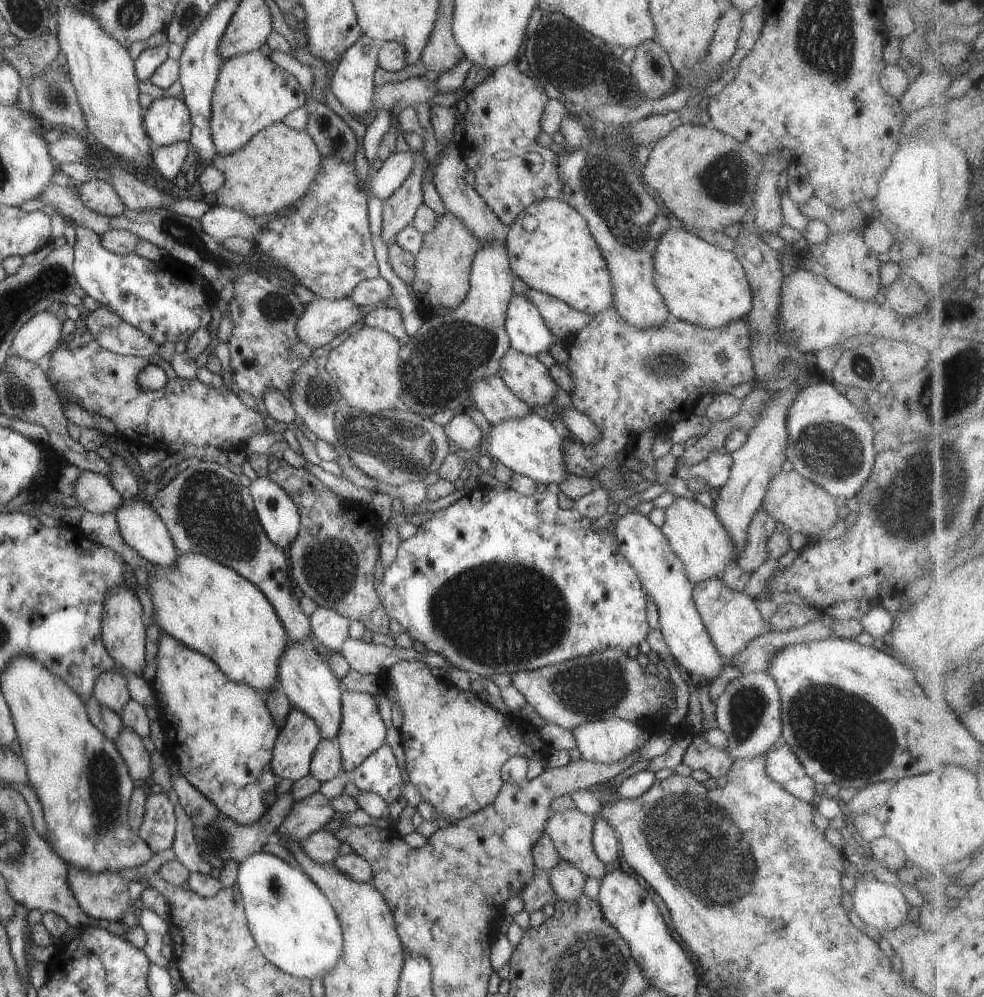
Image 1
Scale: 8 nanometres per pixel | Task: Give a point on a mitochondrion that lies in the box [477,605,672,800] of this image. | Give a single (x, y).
(595, 687)

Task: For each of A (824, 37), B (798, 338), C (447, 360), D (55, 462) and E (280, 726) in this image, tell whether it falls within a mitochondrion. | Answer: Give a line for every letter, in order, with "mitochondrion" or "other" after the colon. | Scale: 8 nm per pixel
A: mitochondrion
B: other
C: mitochondrion
D: other
E: other

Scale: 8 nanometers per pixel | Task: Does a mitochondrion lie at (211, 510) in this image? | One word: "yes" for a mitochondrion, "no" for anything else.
yes

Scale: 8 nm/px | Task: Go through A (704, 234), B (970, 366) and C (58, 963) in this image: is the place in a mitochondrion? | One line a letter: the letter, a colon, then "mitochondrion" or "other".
A: other
B: mitochondrion
C: other

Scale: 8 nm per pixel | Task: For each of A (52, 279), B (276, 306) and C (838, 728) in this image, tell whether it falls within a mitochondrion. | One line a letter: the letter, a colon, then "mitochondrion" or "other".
A: mitochondrion
B: mitochondrion
C: mitochondrion

